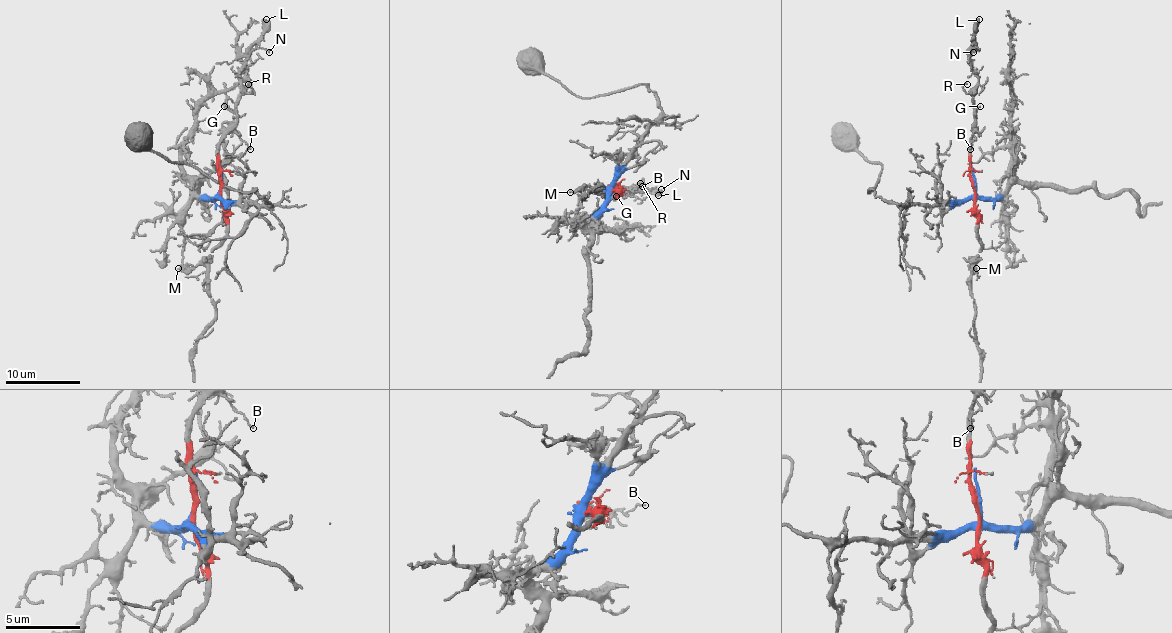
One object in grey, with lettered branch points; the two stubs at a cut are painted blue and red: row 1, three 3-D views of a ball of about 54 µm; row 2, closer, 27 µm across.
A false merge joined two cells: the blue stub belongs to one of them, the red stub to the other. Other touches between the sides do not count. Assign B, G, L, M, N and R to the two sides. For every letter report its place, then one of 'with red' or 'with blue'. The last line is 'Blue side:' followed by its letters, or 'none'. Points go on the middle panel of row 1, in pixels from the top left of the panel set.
B: (642, 186) | with red
G: (616, 196) | with red
L: (658, 195) | with red
M: (570, 192) | with red
N: (661, 189) | with red
R: (640, 183) | with red
Blue side: none

